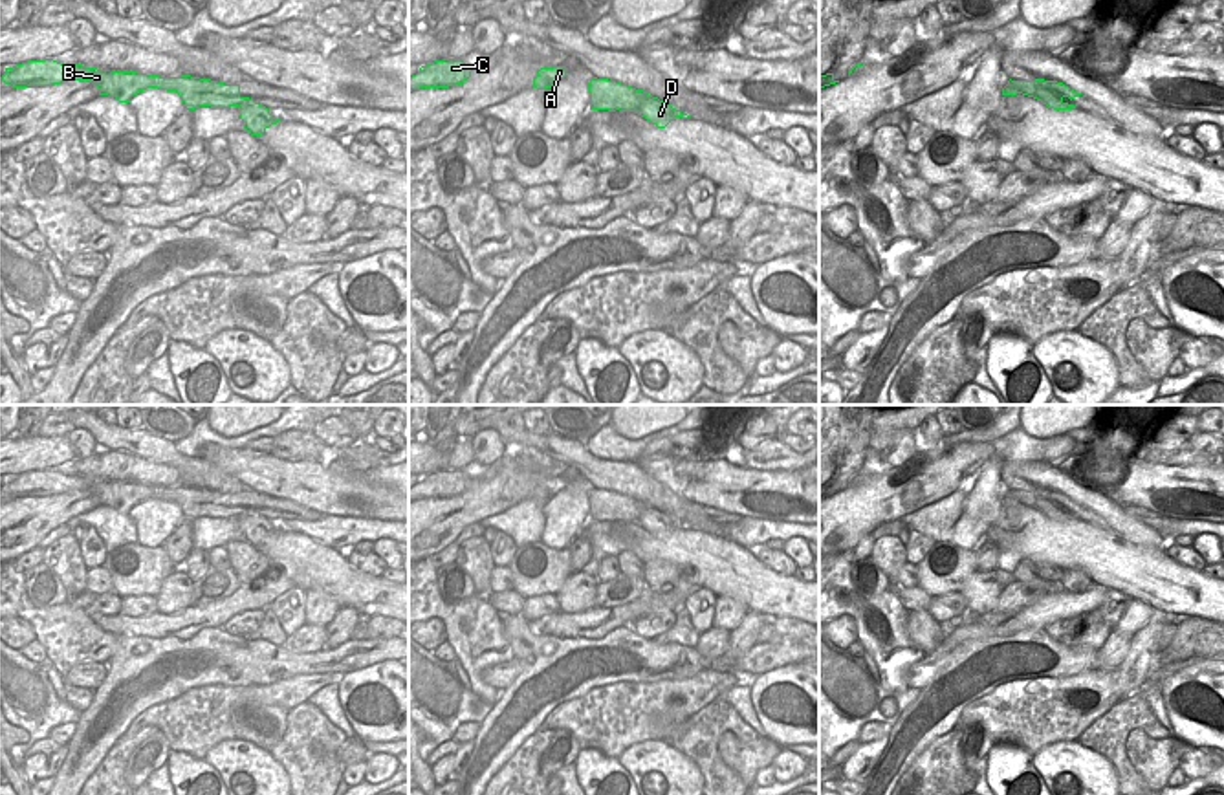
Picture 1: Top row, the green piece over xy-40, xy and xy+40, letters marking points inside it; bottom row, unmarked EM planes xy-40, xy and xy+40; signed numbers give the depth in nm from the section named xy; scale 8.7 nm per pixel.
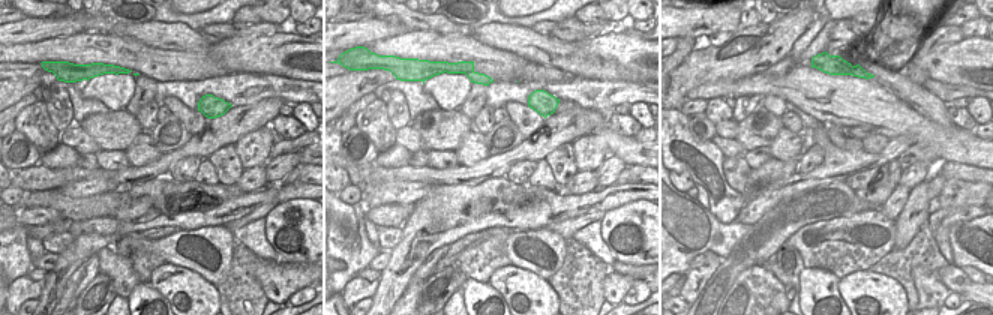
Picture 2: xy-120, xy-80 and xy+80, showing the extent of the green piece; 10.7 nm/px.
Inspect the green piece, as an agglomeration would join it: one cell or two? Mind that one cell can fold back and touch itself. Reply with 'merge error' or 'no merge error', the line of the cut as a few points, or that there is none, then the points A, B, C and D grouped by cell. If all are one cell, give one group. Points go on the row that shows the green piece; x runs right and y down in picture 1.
merge error | xy (658, 99), (645, 99), (636, 110) | A B C / D

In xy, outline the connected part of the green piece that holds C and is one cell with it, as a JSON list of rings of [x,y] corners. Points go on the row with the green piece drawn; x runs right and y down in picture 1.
[[[443,59],[421,66],[416,75],[409,79],[409,92],[420,88],[449,88],[462,84],[471,77],[473,68],[462,59]]]

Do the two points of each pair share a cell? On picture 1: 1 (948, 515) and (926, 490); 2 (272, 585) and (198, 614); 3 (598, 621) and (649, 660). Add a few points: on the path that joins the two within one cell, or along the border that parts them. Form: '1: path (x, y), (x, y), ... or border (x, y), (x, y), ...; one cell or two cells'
1: border (970, 475), (948, 495), (898, 519); two cells
2: path (253, 598), (244, 598), (217, 612); one cell
3: border (631, 627), (614, 627), (598, 638), (568, 638); two cells

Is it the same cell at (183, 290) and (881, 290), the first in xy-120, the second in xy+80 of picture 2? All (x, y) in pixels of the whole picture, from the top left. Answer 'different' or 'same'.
same

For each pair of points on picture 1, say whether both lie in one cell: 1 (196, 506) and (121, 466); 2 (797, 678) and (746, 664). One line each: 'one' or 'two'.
1: two
2: two

